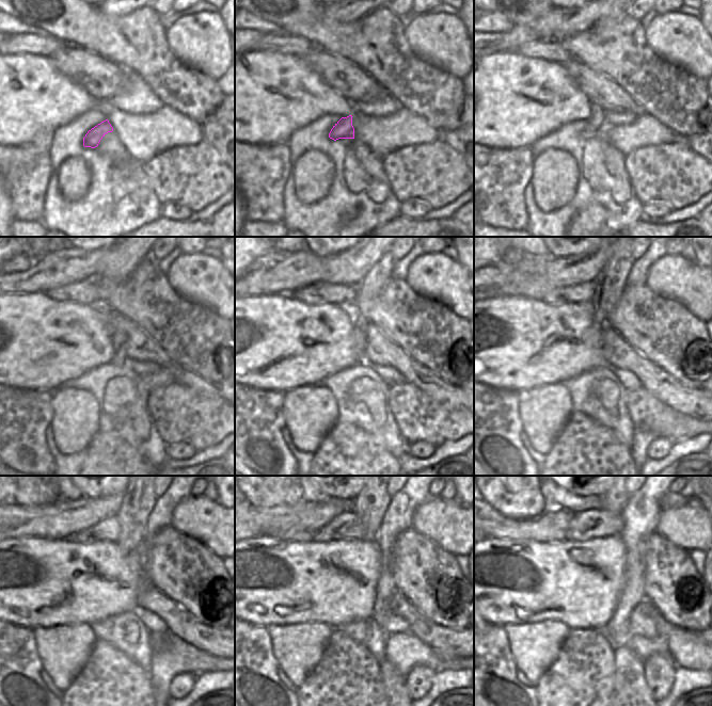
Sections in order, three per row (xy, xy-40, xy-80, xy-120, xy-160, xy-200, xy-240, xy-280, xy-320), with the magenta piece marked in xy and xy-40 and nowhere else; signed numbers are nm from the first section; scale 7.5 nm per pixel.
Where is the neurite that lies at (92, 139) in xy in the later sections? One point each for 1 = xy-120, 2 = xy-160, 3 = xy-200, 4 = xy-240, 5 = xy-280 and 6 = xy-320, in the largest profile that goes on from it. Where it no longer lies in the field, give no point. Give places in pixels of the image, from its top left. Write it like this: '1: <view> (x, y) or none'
1: xy-120 (119, 359)
2: xy-160 (359, 323)
3: xy-200 (611, 282)
4: xy-240 (139, 498)
5: xy-280 (370, 504)
6: xy-320 (615, 499)

